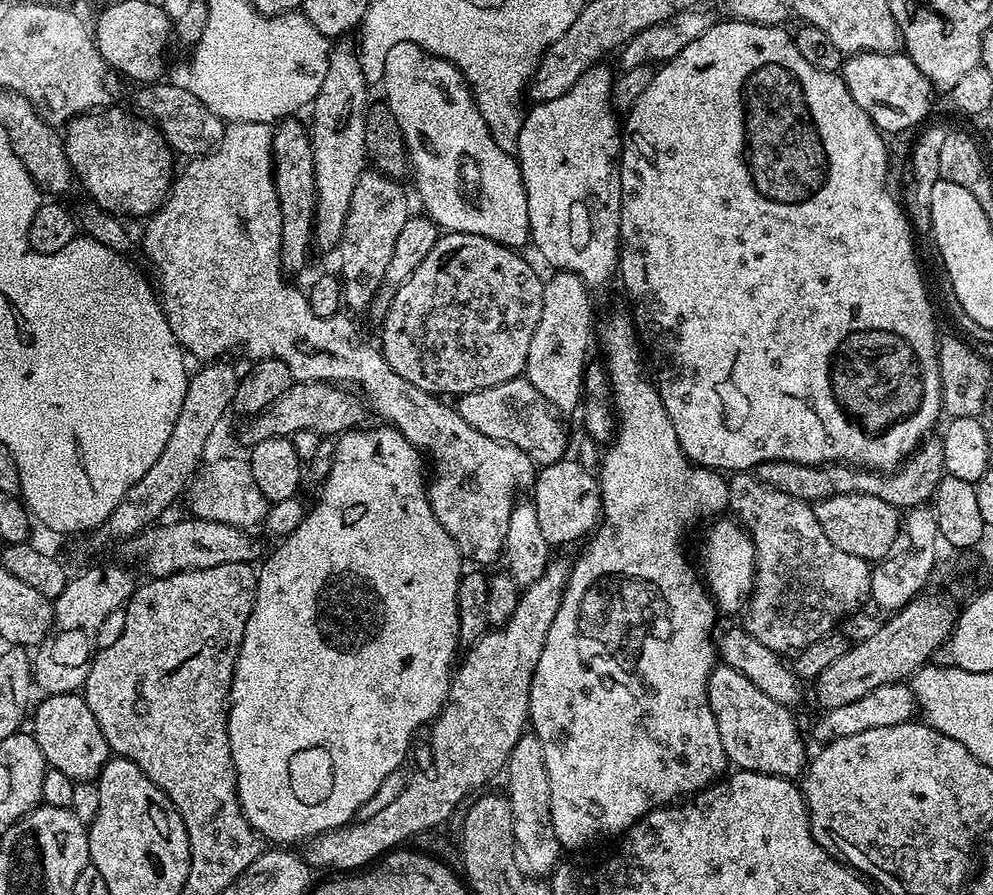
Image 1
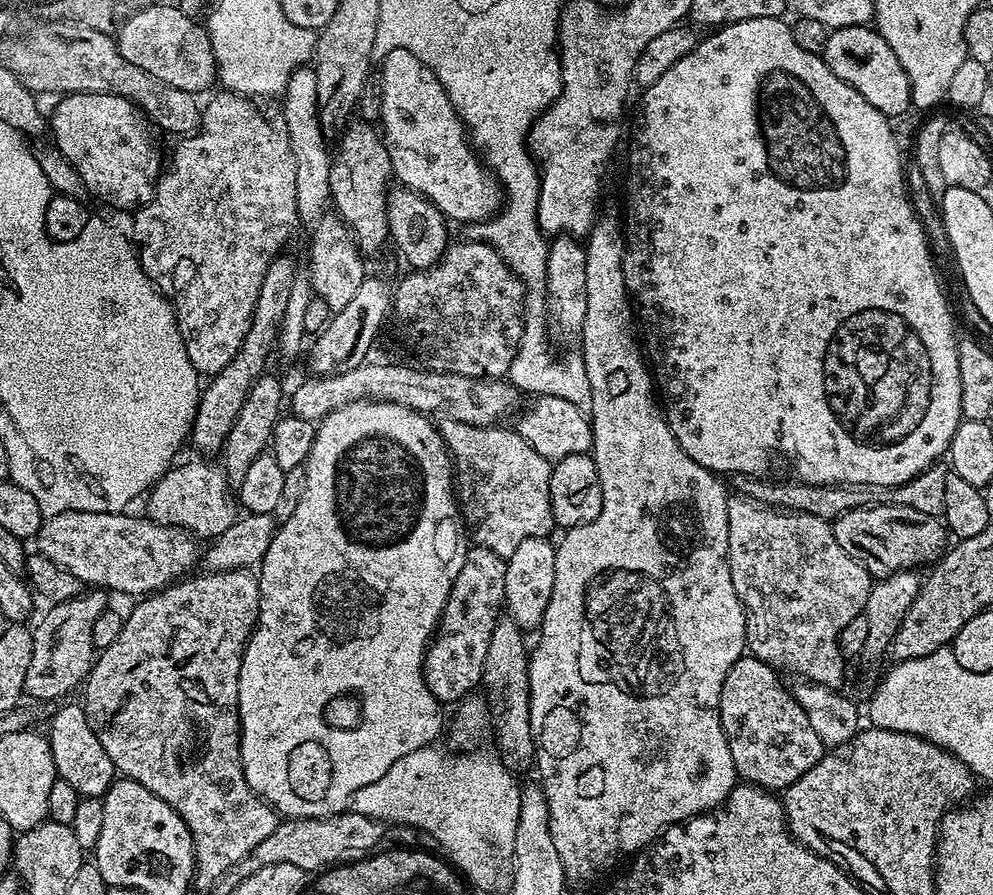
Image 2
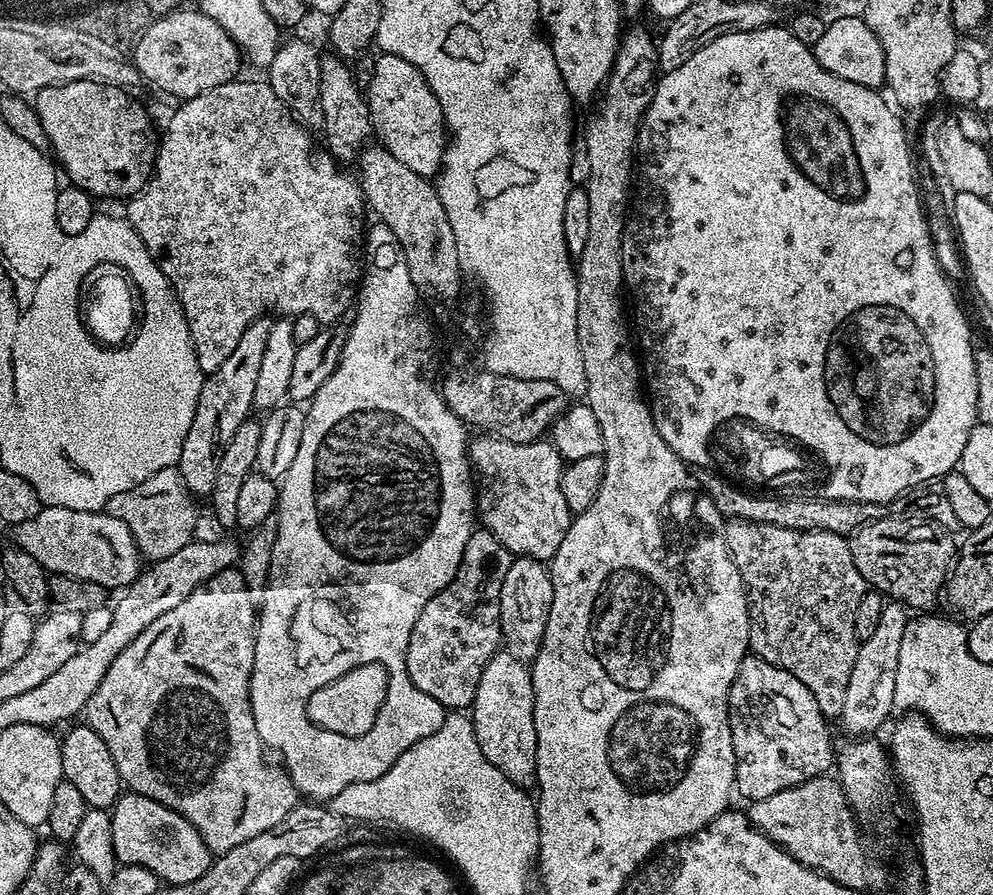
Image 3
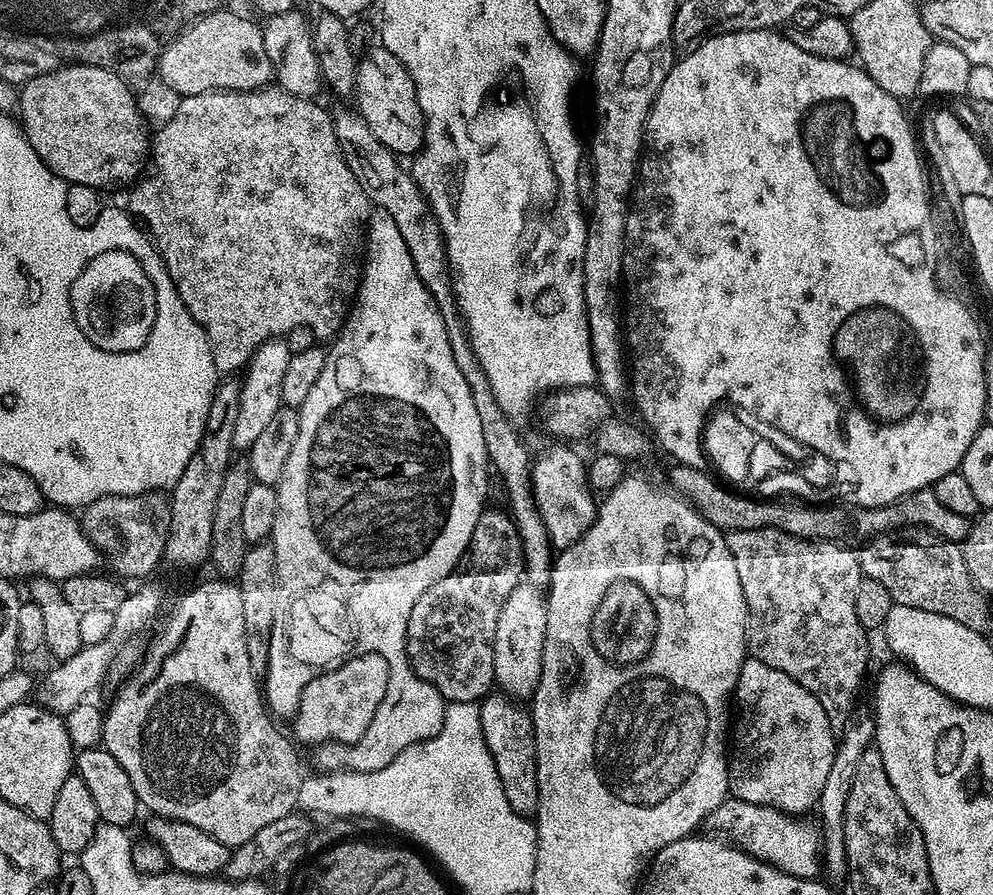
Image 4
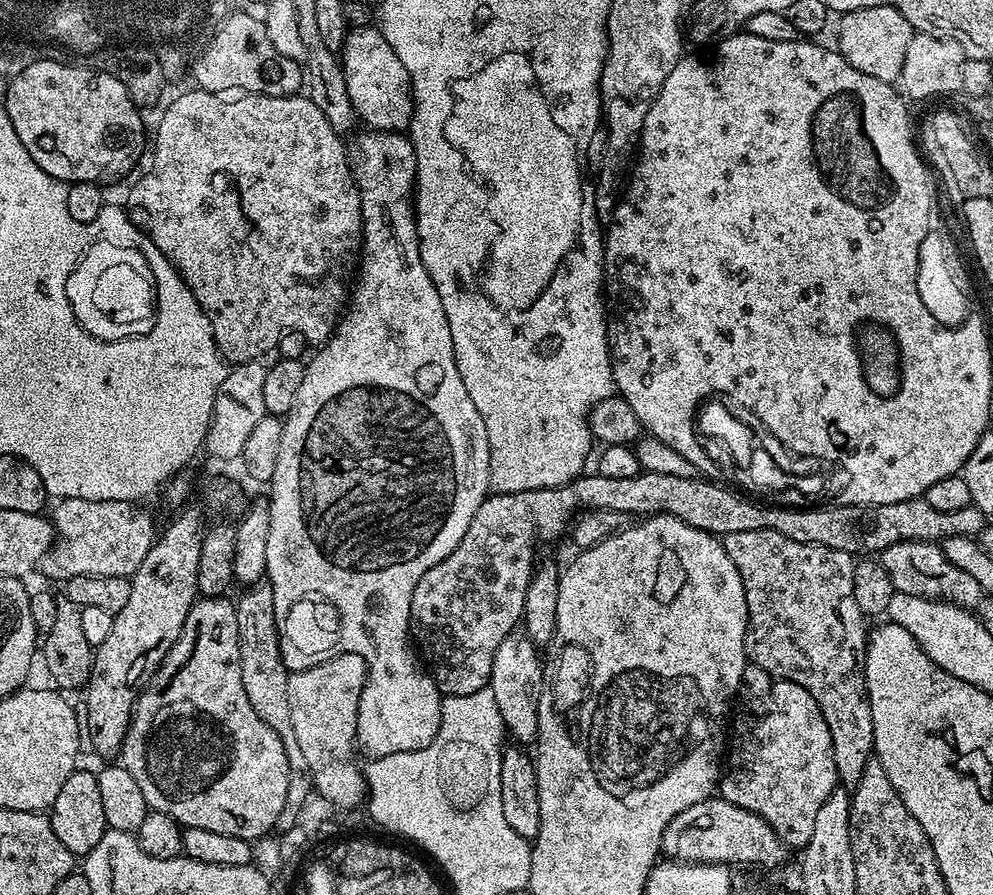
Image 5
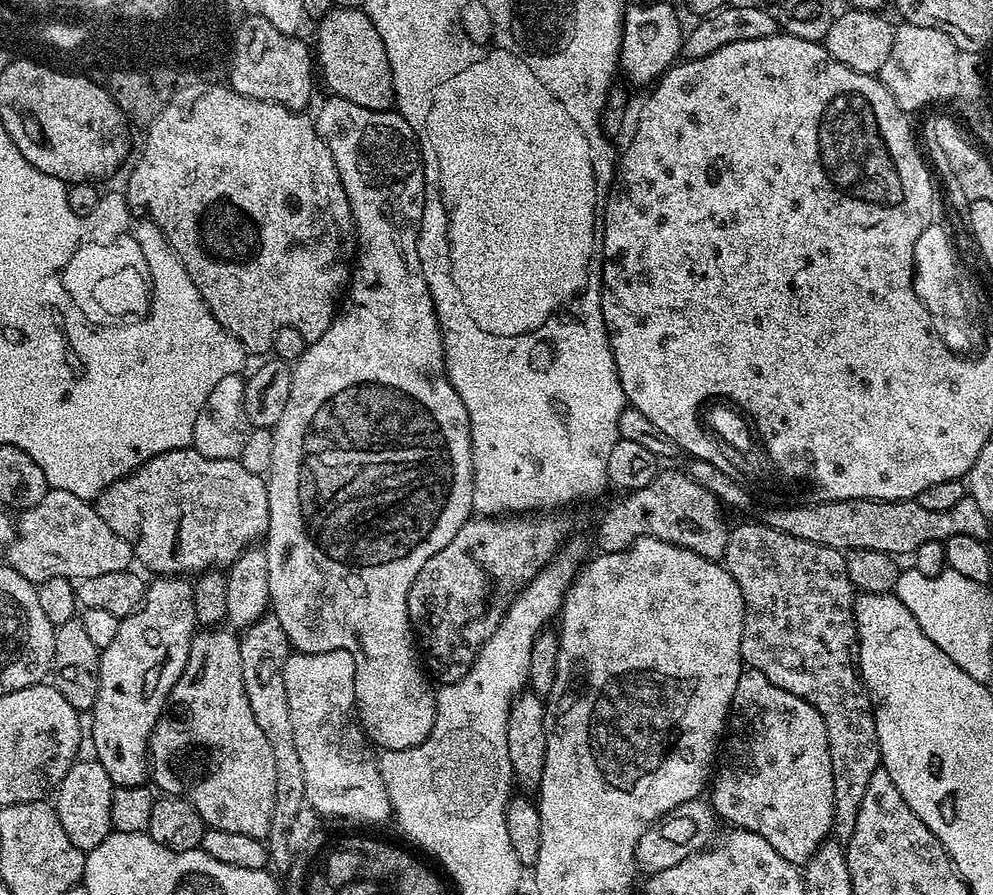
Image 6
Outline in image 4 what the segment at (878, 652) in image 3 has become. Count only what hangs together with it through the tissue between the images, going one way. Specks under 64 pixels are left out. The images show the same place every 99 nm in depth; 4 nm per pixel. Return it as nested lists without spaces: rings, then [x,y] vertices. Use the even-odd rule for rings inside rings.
[[[875,719],[858,720],[849,723],[836,745],[834,763],[830,765],[830,774],[826,777],[826,783],[822,786],[822,794],[818,805],[820,824],[824,827],[824,836],[822,832],[822,868],[825,873],[828,871],[832,876],[843,877],[848,870],[848,859],[844,853],[846,798],[850,794],[850,786],[854,786],[854,774],[858,770],[858,758],[862,758],[862,754],[867,748],[873,747],[876,734]]]

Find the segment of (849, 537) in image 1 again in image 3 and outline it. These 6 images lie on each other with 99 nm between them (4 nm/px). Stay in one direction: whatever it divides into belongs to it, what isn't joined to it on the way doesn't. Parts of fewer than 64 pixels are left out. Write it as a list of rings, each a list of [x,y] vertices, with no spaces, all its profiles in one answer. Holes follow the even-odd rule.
[[[881,518],[878,520],[872,520],[868,524],[862,525],[857,528],[854,535],[851,537],[850,543],[852,546],[852,557],[854,558],[854,566],[858,566],[858,570],[862,574],[865,585],[871,586],[875,591],[883,594],[885,597],[891,598],[893,601],[899,602],[909,609],[915,610],[932,610],[936,603],[939,602],[940,596],[942,600],[942,593],[946,588],[946,574],[951,573],[954,568],[954,561],[956,559],[956,553],[958,551],[957,541],[952,541],[953,533],[942,527],[941,524],[933,524],[931,522],[923,522],[924,524],[911,524],[910,521],[904,520],[908,518],[896,518],[900,520],[887,520],[887,518]]]

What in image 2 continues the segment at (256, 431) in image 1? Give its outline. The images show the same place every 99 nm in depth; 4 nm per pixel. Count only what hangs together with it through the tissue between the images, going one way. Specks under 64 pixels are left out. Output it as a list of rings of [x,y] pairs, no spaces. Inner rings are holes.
[[[363,363],[338,374],[308,377],[293,394],[291,391],[291,413],[316,424],[342,406],[355,401],[374,400],[406,406],[427,416],[438,414],[437,417],[457,421],[459,424],[486,428],[499,425],[502,418],[513,413],[514,416],[522,399],[516,385],[504,378],[478,380],[448,372],[432,372],[415,367],[412,369],[402,364],[370,363]]]

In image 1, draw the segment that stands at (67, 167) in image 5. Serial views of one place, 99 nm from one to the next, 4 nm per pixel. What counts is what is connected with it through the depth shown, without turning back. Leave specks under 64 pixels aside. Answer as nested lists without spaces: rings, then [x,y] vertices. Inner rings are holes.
[[[116,107],[83,112],[68,121],[63,133],[66,158],[79,187],[81,184],[92,195],[91,203],[117,218],[147,218],[159,212],[172,191],[174,152],[155,123],[144,118],[139,120]]]

